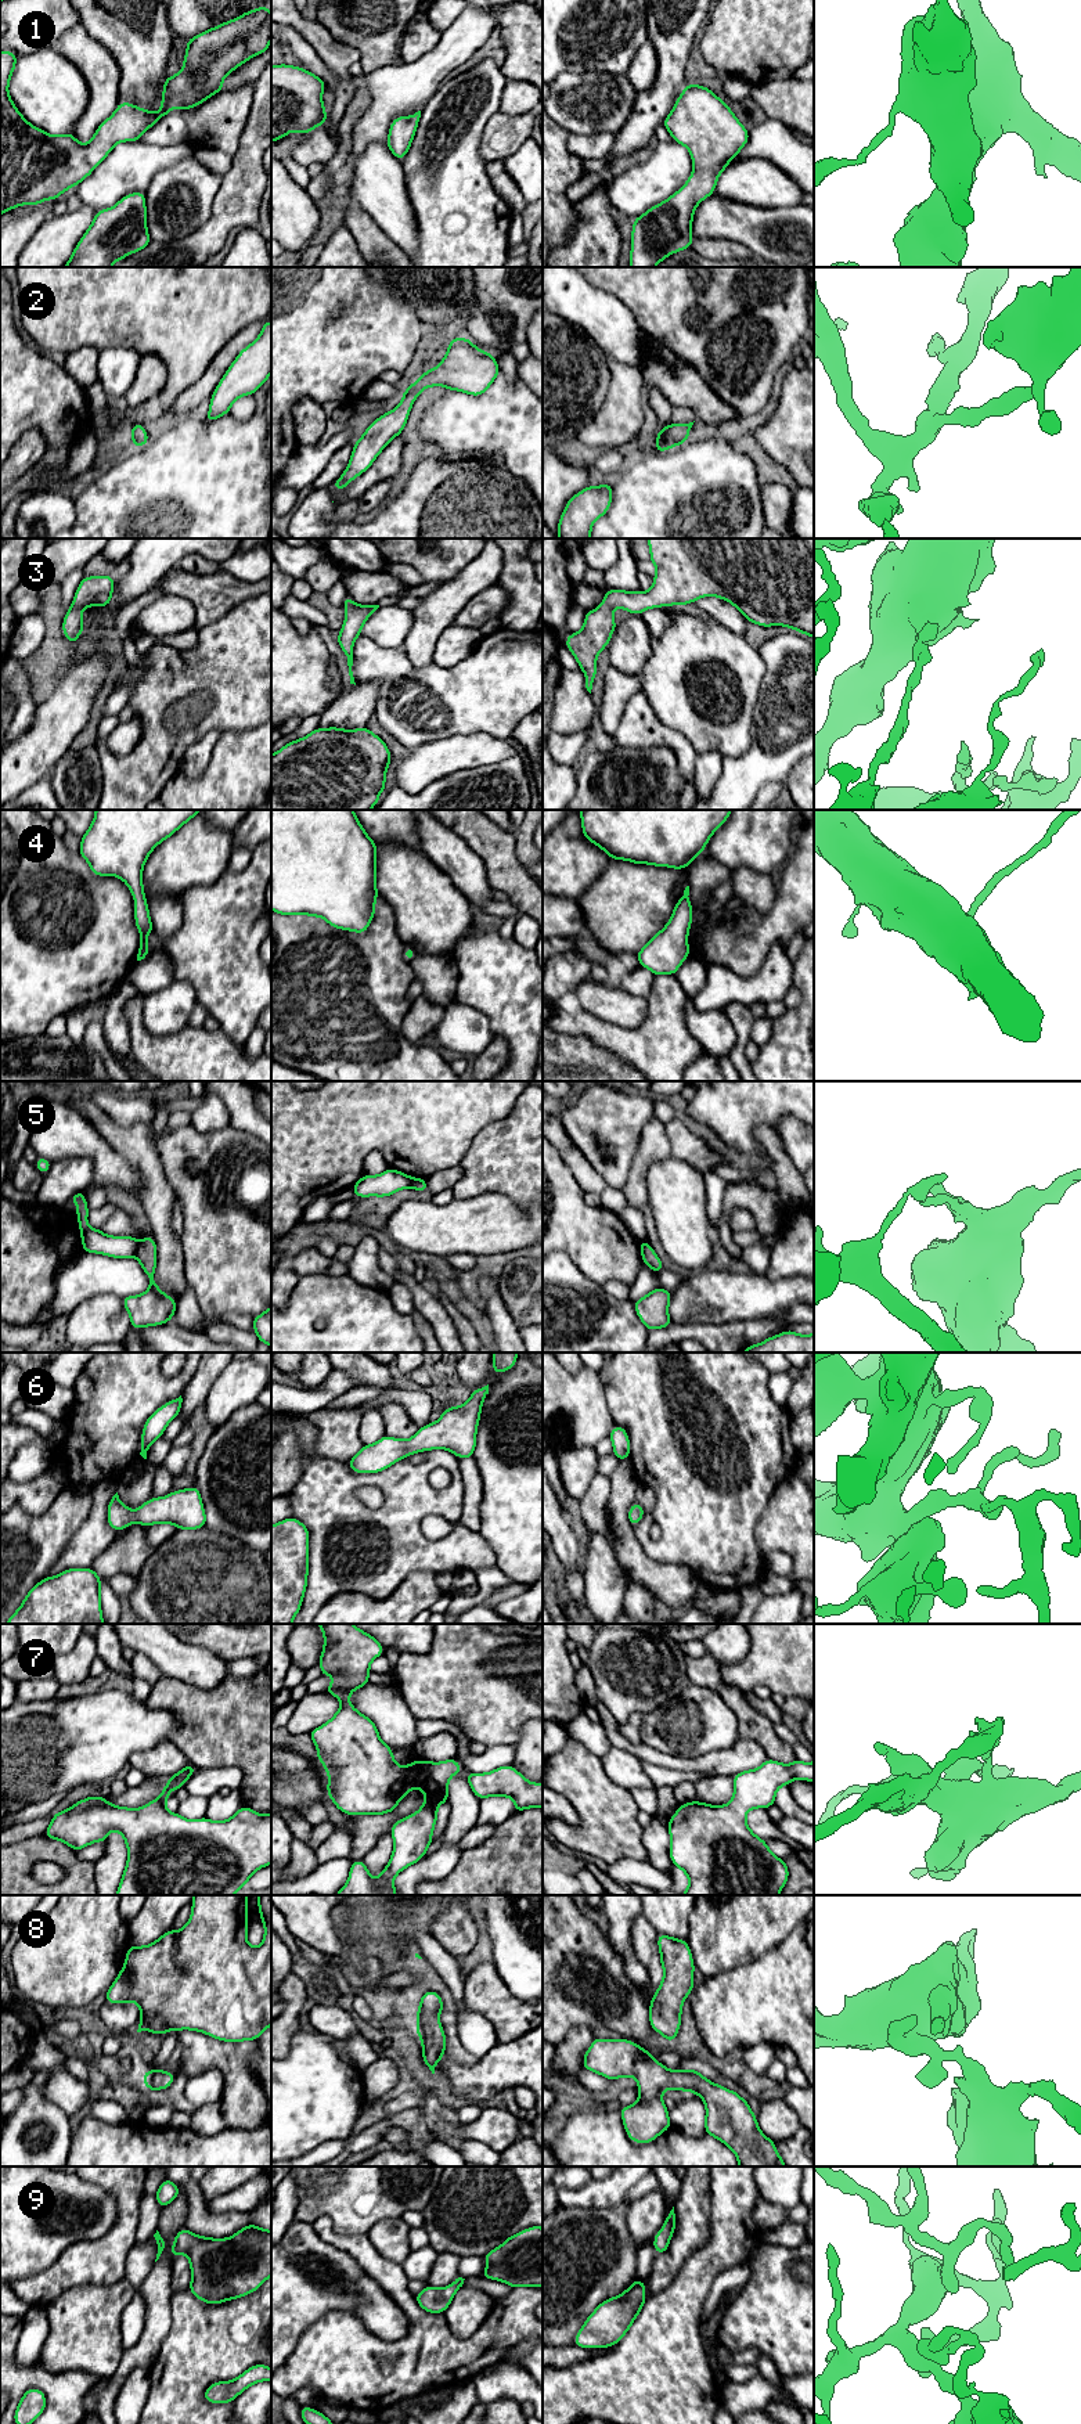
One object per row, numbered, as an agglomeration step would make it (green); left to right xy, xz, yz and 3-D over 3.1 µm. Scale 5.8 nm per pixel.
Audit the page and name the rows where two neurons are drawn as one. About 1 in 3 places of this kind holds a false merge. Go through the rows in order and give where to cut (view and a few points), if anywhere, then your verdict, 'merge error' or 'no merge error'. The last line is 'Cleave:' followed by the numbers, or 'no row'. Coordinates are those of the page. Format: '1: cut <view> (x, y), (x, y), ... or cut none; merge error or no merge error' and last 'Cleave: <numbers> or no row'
1: cut none; no merge error
2: cut none; no merge error
3: cut none; no merge error
4: cut none; no merge error
5: cut xy (140, 1242), (133, 1256); merge error
6: cut none; no merge error
7: cut none; no merge error
8: cut none; no merge error
9: cut none; no merge error
Cleave: 5

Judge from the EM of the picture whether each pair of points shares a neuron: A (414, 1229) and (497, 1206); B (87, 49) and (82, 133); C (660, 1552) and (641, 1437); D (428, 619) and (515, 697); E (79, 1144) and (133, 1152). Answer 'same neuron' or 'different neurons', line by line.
A: same neuron
B: same neuron
C: same neuron
D: different neurons
E: different neurons

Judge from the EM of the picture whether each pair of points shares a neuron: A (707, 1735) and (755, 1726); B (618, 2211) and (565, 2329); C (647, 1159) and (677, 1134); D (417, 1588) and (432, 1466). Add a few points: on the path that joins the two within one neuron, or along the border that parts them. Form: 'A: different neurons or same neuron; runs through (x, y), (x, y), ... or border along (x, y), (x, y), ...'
A: different neurons; border along (724, 1700), (738, 1718), (739, 1736)
B: same neuron; runs through (598, 2240), (566, 2272), (566, 2300)
C: different neurons; border along (663, 1124), (670, 1145), (670, 1156)
D: different neurons; border along (436, 1574), (425, 1571), (410, 1573), (393, 1591)

